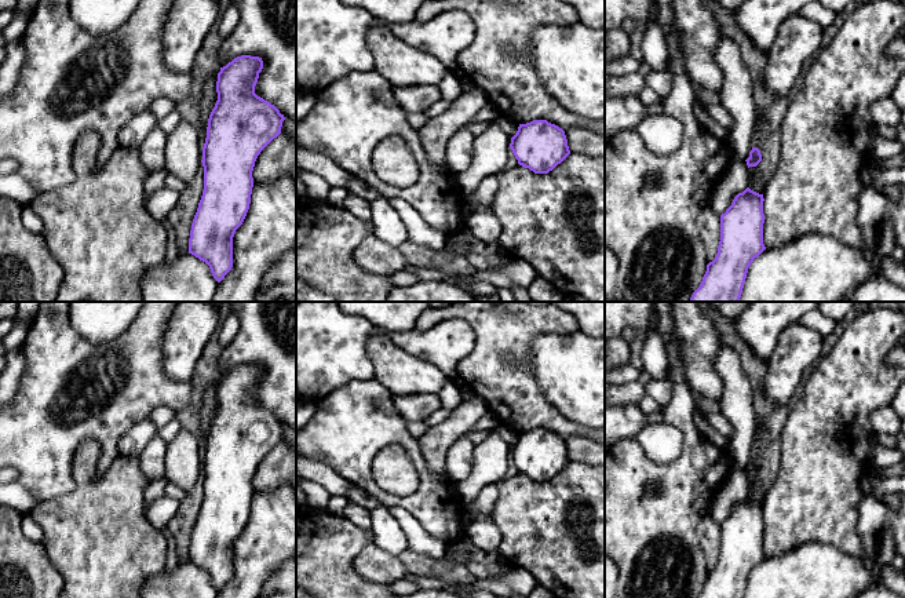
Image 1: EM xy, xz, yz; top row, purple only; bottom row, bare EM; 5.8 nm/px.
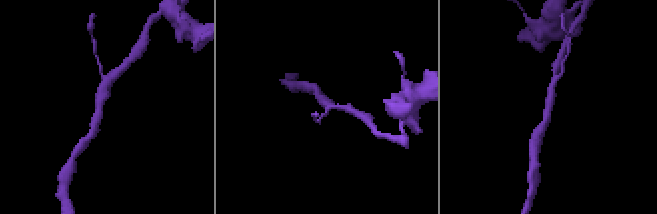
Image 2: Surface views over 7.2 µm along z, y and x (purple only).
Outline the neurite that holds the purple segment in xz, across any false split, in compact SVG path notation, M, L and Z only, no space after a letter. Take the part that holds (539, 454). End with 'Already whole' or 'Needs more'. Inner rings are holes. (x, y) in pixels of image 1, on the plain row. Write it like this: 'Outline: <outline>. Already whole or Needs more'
Outline: M547 429L519 433L510 456L518 473L534 482L548 482L570 463L565 440Z. Already whole

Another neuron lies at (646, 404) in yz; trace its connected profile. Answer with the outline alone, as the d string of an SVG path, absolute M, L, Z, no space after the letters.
M645 394L639 401L636 401L636 404L645 413L660 413L663 411L663 406L660 406L647 394Z

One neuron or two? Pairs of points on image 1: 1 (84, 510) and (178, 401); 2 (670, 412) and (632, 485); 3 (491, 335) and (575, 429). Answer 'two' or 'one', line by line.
1: two
2: one
3: one

